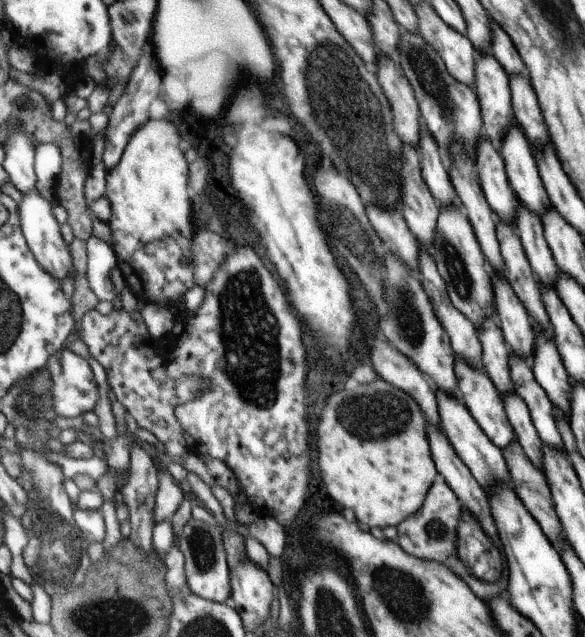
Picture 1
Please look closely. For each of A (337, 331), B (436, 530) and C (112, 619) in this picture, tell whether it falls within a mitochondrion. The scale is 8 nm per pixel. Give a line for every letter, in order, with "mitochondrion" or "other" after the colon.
A: other
B: mitochondrion
C: mitochondrion

